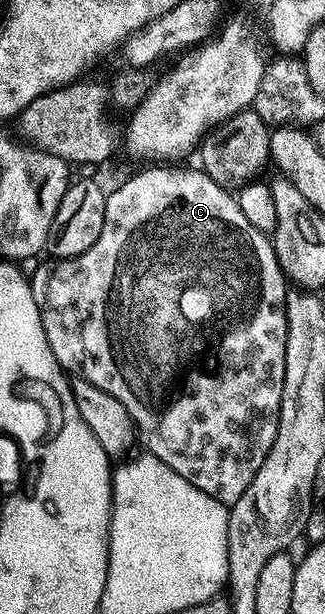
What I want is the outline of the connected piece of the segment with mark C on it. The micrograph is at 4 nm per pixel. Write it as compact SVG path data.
M142 167L123 185L116 186L114 190L111 188L106 195L104 231L100 231L100 239L96 239L96 243L78 257L50 259L47 265L46 262L39 264L29 282L40 311L44 335L52 347L52 355L56 355L63 370L83 377L88 383L100 387L100 391L108 391L108 395L120 399L134 420L141 444L142 441L146 444L145 452L172 467L176 475L184 475L192 487L212 495L212 499L229 507L240 499L240 495L244 495L248 483L252 483L256 471L260 471L260 463L264 463L272 447L272 439L276 439L280 399L284 391L288 282L274 254L273 240L248 223L248 218L240 212L237 196L231 190L220 187L201 168L174 168L178 167Z

